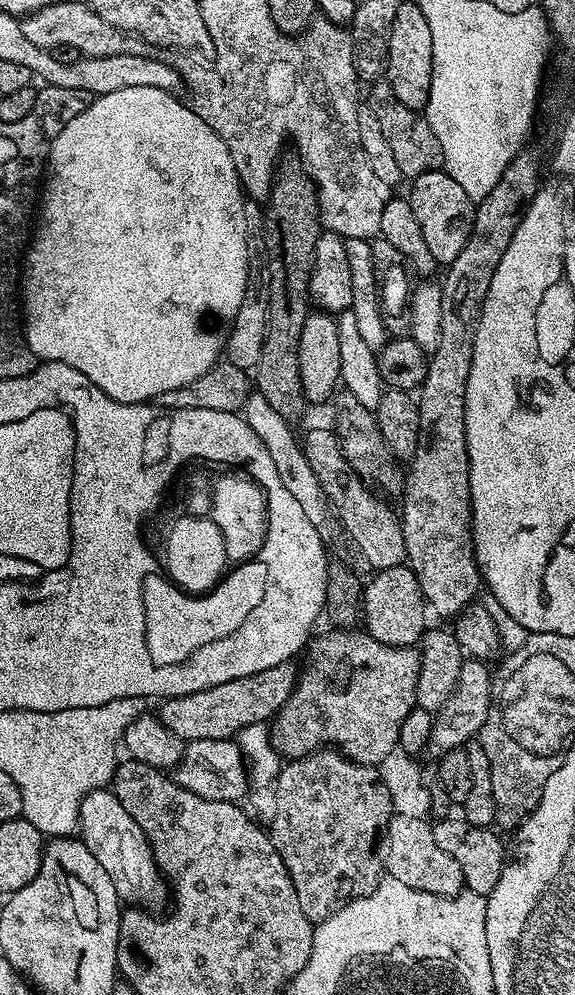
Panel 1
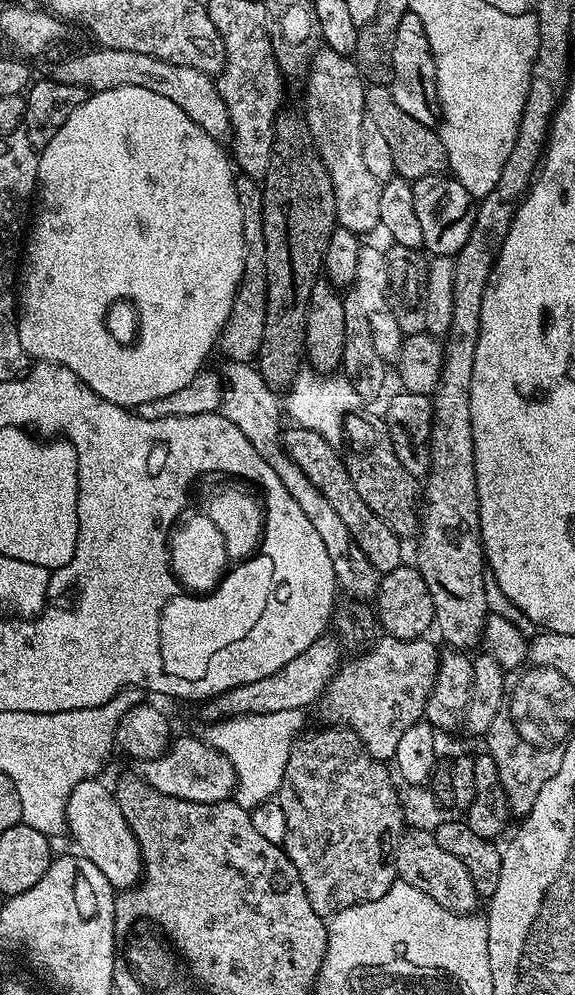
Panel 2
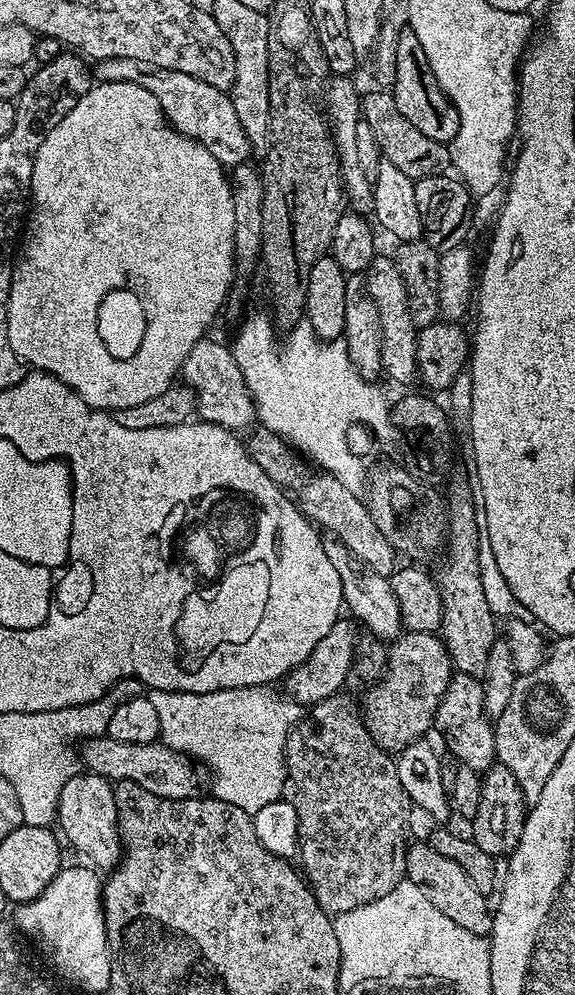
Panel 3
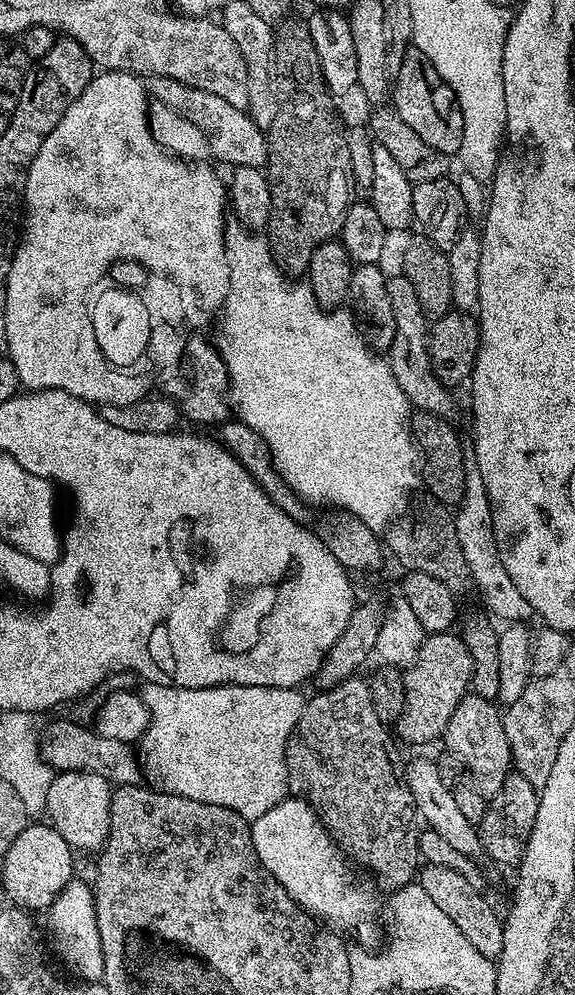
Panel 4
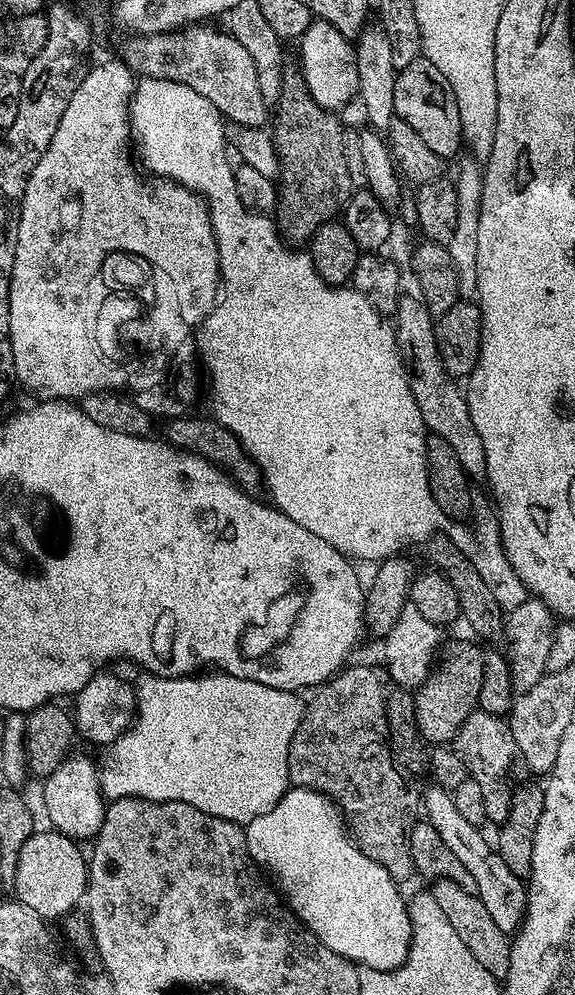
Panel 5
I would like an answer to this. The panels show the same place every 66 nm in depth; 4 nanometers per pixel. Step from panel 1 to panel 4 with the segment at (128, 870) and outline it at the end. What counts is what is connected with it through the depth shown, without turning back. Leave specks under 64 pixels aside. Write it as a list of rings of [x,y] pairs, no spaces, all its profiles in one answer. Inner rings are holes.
[[[60,772],[53,775],[52,785],[46,794],[46,816],[52,827],[66,838],[77,853],[99,853],[108,837],[110,802],[113,785],[106,778],[89,772]]]

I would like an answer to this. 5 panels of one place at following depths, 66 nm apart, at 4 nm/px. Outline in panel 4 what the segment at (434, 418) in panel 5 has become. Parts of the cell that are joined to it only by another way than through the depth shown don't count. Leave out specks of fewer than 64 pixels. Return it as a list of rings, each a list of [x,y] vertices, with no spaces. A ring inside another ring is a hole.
[[[402,274],[388,276],[386,294],[390,298],[390,310],[394,314],[396,333],[391,348],[387,349],[386,359],[392,367],[394,378],[398,378],[398,386],[402,386],[402,394],[406,394],[409,405],[422,412],[432,412],[436,416],[447,417],[452,408],[452,396],[449,385],[441,382],[434,374],[430,354],[428,353],[428,334],[430,318],[422,310],[422,302],[418,302],[418,294],[414,290],[414,282]]]

